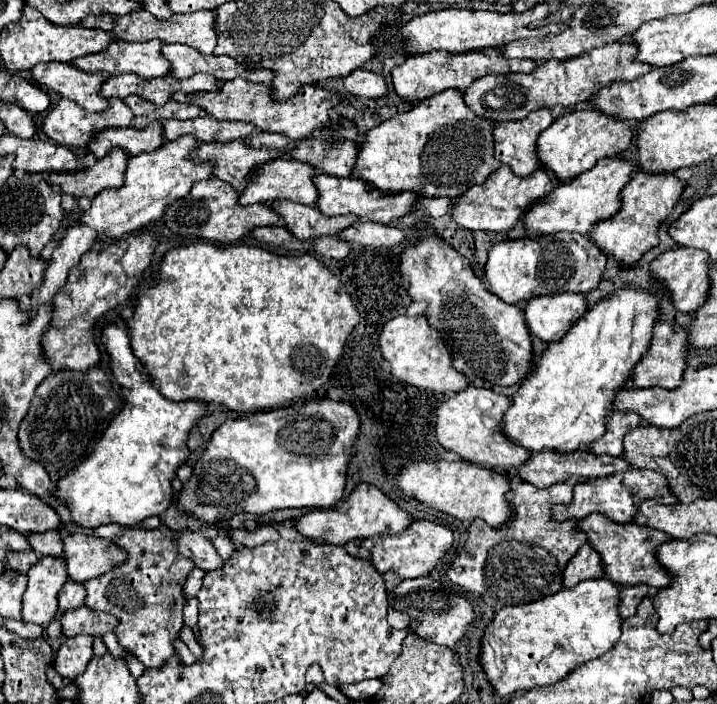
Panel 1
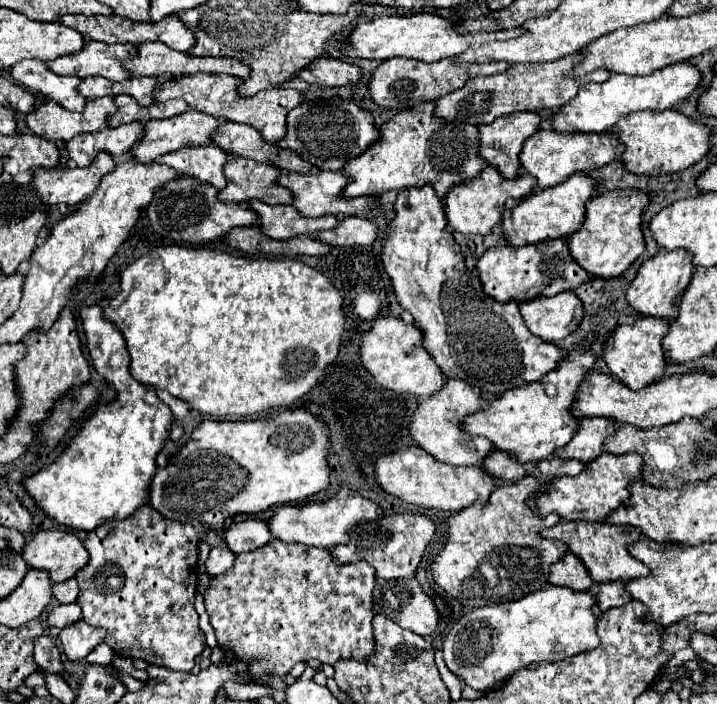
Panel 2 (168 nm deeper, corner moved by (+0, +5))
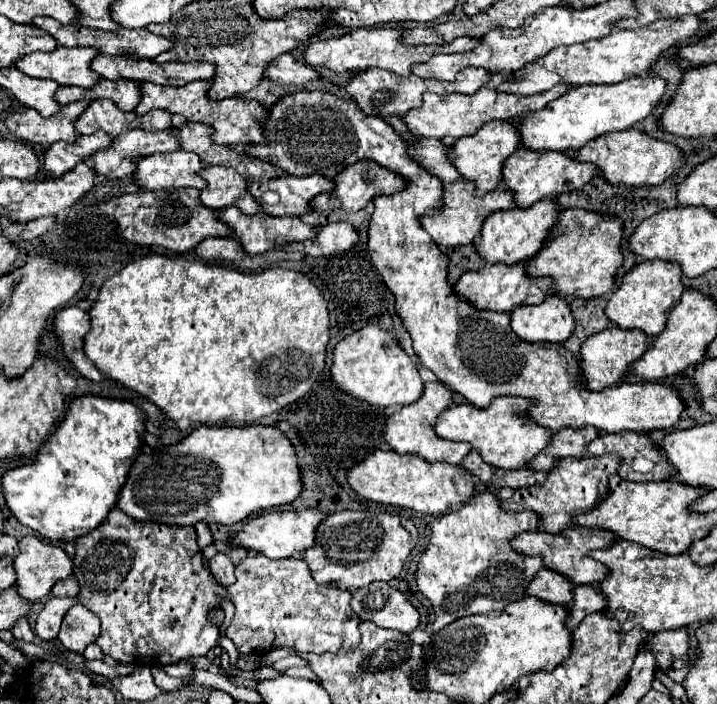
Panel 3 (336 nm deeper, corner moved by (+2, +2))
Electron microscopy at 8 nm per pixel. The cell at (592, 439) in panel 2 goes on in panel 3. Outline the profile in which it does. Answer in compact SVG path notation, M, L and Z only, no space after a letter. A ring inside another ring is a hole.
M587 425L587 429L561 429L555 433L555 437L551 439L549 447L543 451L549 451L549 455L553 457L585 457L587 445L599 435L599 429L591 429L591 425Z

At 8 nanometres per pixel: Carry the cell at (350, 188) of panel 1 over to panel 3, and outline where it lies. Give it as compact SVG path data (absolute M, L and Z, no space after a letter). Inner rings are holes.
M283 175L271 181L259 181L249 183L249 193L261 203L265 213L269 215L299 215L299 213L311 213L311 199L315 199L319 193L331 191L333 181L323 175L311 175L311 177L291 177ZM275 191L279 195L279 201L275 205L263 203L263 193Z

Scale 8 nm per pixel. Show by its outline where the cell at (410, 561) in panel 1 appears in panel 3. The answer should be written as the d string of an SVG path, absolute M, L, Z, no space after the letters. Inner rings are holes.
M339 511L331 513L319 525L315 547L307 549L303 559L317 583L335 581L339 589L355 591L373 581L391 581L399 577L403 563L415 549L417 541L419 531L407 517L371 511Z

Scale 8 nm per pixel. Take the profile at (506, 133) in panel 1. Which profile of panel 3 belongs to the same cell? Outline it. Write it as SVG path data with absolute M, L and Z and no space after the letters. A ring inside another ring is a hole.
M495 119L495 121L489 121L487 125L483 125L475 135L457 139L449 159L465 179L475 181L475 185L477 185L475 195L483 197L485 193L495 191L501 185L501 181L503 181L503 177L501 177L503 175L503 171L501 171L503 163L517 149L519 149L519 129L515 125L511 125L509 121Z

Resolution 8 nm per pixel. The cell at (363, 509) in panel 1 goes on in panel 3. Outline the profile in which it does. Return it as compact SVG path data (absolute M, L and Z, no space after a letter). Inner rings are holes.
M299 509L299 511L265 511L251 519L233 539L235 545L245 549L255 549L269 559L285 559L285 557L301 557L303 551L311 549L315 543L315 533L319 527L321 517L327 515L327 511L321 509Z

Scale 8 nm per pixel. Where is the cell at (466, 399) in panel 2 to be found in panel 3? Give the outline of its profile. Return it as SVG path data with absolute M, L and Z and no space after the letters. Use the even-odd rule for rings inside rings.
M441 381L425 383L425 391L423 391L423 395L417 403L405 405L399 413L393 413L391 417L387 417L387 421L385 421L385 441L399 455L411 453L411 455L419 455L427 461L445 461L445 463L451 463L451 465L461 465L463 457L471 451L471 445L447 441L447 439L441 439L435 433L437 417L443 411L447 411L447 407L451 407L451 405L453 405L453 391L447 389L447 385L443 385Z

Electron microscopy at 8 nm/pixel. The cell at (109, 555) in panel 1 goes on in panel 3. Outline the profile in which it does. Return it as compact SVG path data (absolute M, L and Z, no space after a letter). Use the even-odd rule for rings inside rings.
M27 535L19 541L19 555L15 557L15 571L17 571L17 589L19 595L31 603L43 599L55 581L67 579L73 573L73 559L57 545L45 543L33 535Z

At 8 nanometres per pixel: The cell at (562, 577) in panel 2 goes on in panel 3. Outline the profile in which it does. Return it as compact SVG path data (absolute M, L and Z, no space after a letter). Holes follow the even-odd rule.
M541 569L527 587L527 593L549 603L569 605L573 587L575 585L571 585L571 581L567 581L567 577L563 577L561 573L551 573L551 569Z

